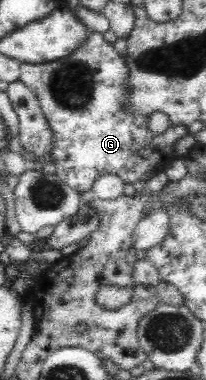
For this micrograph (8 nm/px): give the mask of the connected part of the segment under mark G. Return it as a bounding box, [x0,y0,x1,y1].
[20,32,188,193]

